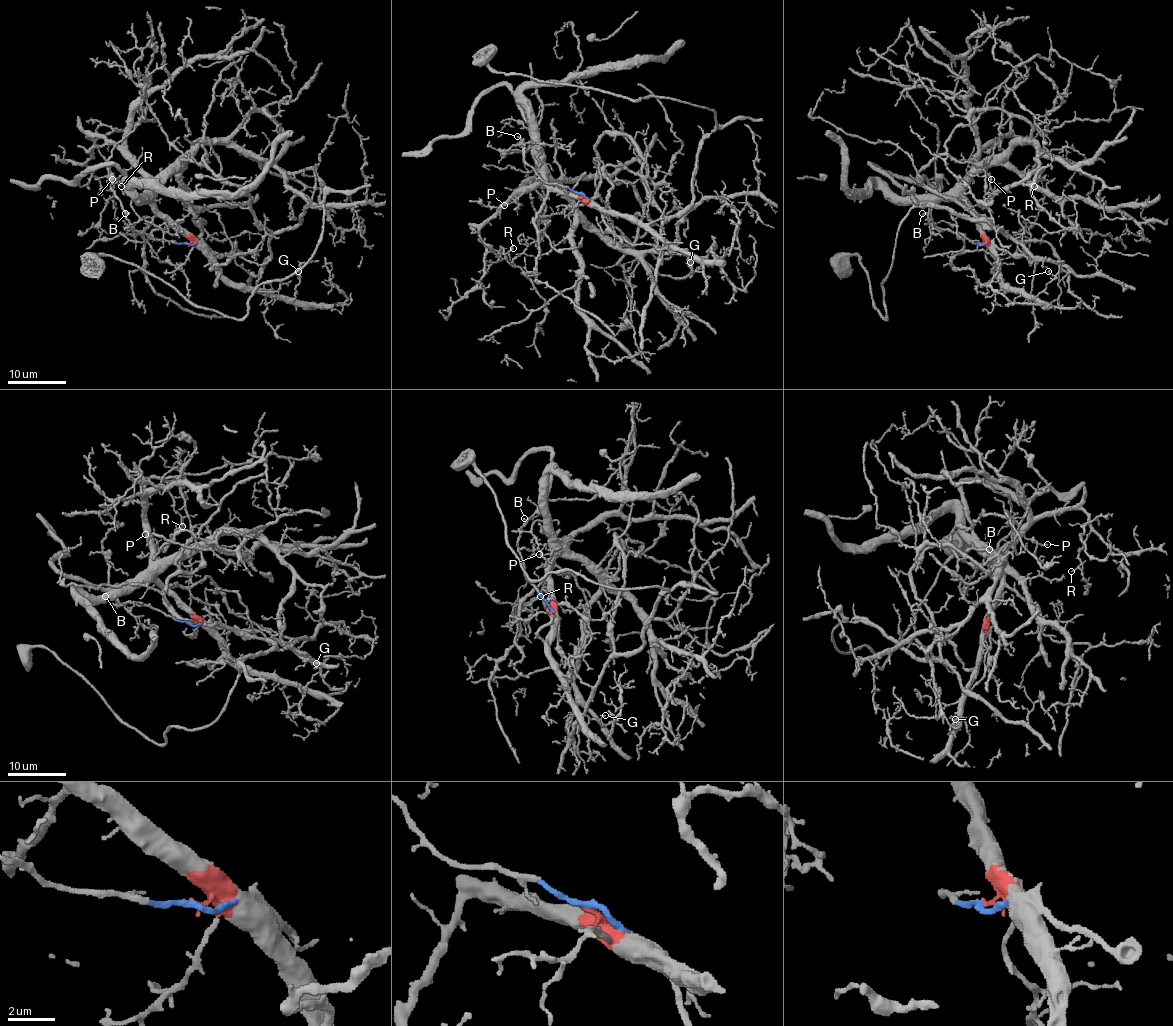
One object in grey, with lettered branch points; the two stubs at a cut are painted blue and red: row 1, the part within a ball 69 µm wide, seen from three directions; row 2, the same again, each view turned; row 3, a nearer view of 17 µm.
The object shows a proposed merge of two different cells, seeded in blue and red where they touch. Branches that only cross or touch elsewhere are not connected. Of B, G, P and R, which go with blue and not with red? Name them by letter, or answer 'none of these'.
B

